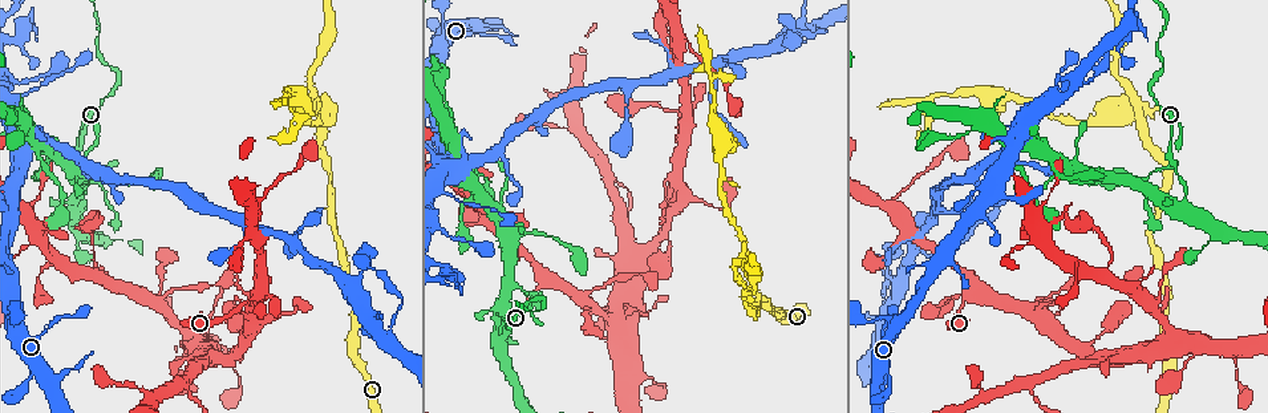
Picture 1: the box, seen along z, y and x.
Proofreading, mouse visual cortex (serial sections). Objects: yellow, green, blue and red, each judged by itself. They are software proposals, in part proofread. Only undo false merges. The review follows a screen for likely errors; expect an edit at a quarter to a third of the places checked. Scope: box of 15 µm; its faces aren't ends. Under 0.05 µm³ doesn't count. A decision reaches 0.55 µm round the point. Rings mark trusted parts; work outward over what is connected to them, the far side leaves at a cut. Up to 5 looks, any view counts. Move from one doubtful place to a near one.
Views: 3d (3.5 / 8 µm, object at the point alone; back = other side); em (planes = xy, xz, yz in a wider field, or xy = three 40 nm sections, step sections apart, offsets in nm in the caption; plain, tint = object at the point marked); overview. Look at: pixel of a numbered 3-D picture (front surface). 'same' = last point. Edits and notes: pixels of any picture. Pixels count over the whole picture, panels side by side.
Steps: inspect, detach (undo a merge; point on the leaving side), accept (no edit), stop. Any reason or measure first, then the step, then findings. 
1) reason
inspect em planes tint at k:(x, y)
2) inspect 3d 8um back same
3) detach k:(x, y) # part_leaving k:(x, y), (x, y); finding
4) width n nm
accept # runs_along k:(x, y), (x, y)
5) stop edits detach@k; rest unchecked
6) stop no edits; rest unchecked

calibre changes
inspect 3d 3.5um at 1:(26, 53)

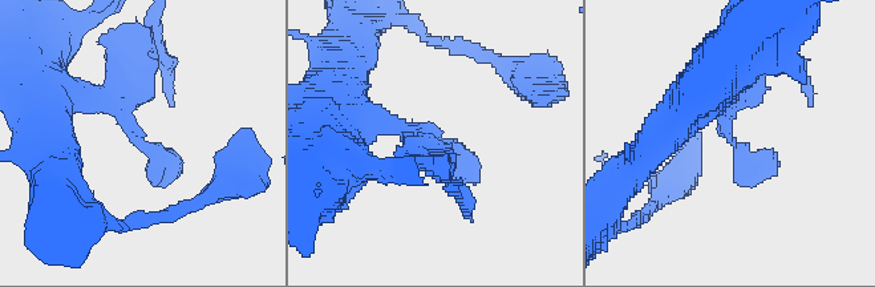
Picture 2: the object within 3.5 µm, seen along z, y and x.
now the EM
inspect em planes tint at 2:(142, 140)

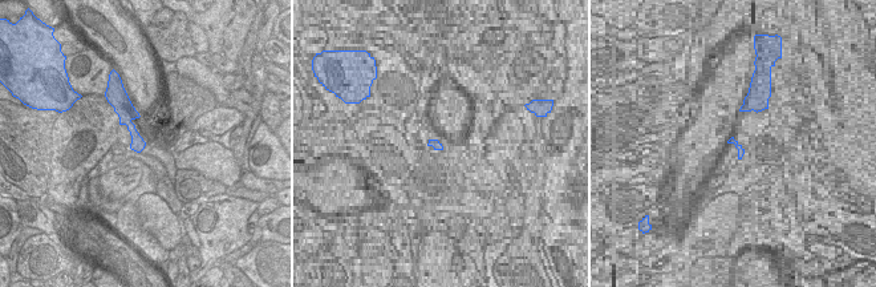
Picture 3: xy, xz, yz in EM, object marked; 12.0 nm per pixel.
detach 2:(105, 41) # two cells meet here

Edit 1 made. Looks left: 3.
three-way junction
inspect 3d 8um at 1:(38, 145)

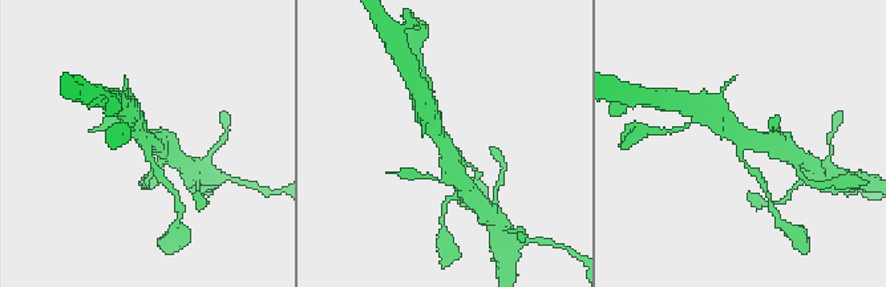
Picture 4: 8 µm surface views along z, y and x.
arms 3; arm_widths 150, 500, 600 nm; need the tissue
inspect em planes tint at 4:(747, 142)

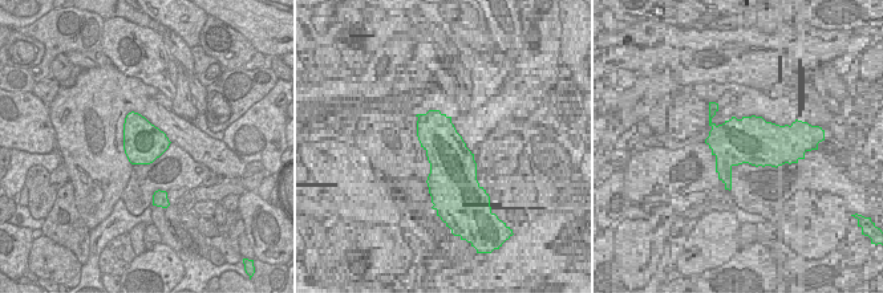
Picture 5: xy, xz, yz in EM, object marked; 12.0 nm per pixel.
accept # runs_along 4:(460, 181), (432, 120); one cell here

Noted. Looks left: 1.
stop edits detach@2; rest unchecked

